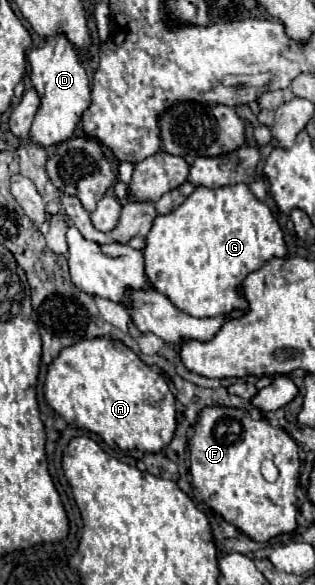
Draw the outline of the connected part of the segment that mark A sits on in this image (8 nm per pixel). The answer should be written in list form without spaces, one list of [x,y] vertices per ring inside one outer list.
[[[91,338],[63,348],[47,370],[43,392],[47,404],[59,416],[63,416],[67,424],[99,434],[105,444],[117,446],[119,450],[137,448],[141,452],[159,452],[171,442],[175,432],[175,396],[171,394],[167,382],[153,366],[143,364],[139,356],[129,350],[121,340]]]

